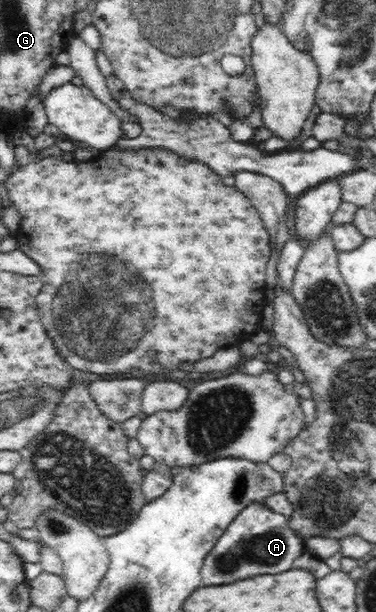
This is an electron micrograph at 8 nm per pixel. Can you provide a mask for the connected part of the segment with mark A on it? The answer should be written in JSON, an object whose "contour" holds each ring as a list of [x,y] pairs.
{"contour":[[[255,503],[249,508],[242,509],[242,512],[238,516],[235,516],[235,519],[227,526],[226,532],[223,532],[223,535],[219,536],[219,539],[214,545],[214,548],[210,551],[210,554],[208,554],[204,560],[201,571],[201,584],[202,586],[218,586],[218,584],[230,584],[230,582],[236,582],[236,580],[244,580],[244,578],[256,576],[258,572],[260,572],[260,575],[276,575],[282,572],[287,572],[293,568],[295,560],[298,560],[299,556],[301,556],[303,553],[306,553],[304,538],[294,532],[293,528],[290,527],[289,517],[282,515],[282,513],[270,511],[270,509],[263,508],[262,505]]]}

